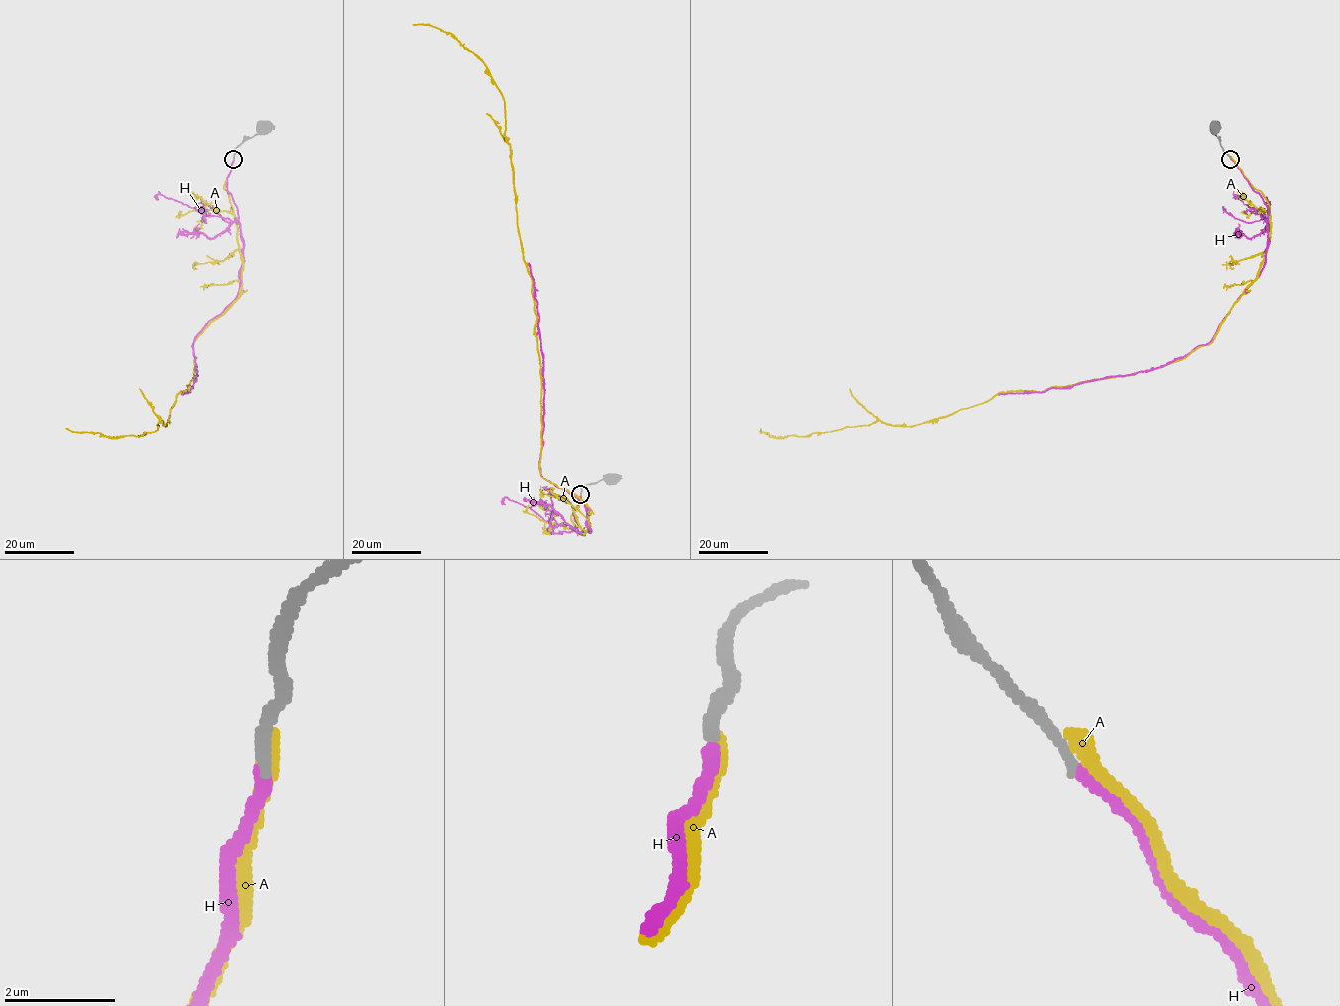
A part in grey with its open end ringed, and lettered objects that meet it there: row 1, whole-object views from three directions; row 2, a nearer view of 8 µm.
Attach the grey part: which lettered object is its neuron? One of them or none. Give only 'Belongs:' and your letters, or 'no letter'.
Belongs: H

